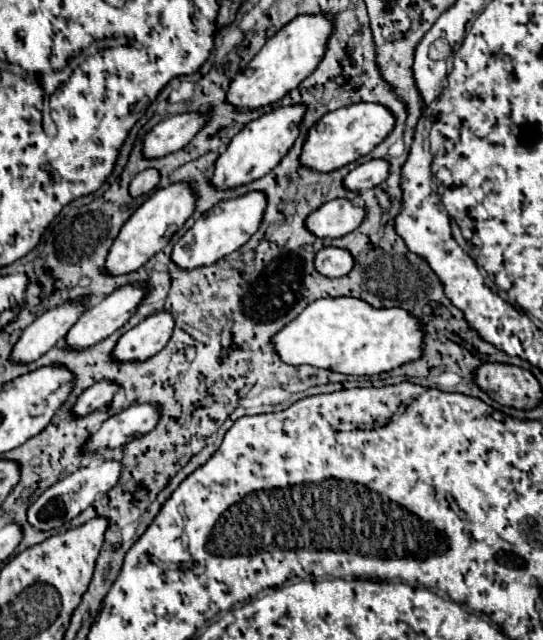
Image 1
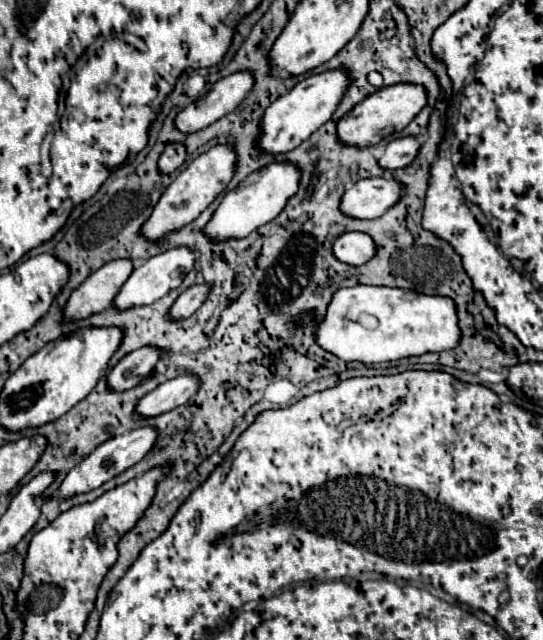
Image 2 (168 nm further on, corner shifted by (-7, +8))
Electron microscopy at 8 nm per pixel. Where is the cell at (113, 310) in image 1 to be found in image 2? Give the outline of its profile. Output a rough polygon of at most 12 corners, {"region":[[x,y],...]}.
{"region":[[171,249],[135,267],[115,305],[149,305],[183,283],[195,251]]}

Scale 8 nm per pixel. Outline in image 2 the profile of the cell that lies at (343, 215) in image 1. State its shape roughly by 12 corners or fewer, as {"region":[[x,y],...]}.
{"region":[[371,177],[345,191],[349,217],[375,219],[391,209],[403,183]]}

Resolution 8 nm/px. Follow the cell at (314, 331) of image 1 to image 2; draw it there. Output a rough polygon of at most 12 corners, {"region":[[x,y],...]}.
{"region":[[339,289],[319,345],[375,365],[459,345],[451,297]]}

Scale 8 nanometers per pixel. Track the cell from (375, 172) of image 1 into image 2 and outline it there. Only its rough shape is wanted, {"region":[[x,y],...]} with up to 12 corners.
{"region":[[415,135],[393,139],[379,165],[389,171],[413,163],[421,141]]}

